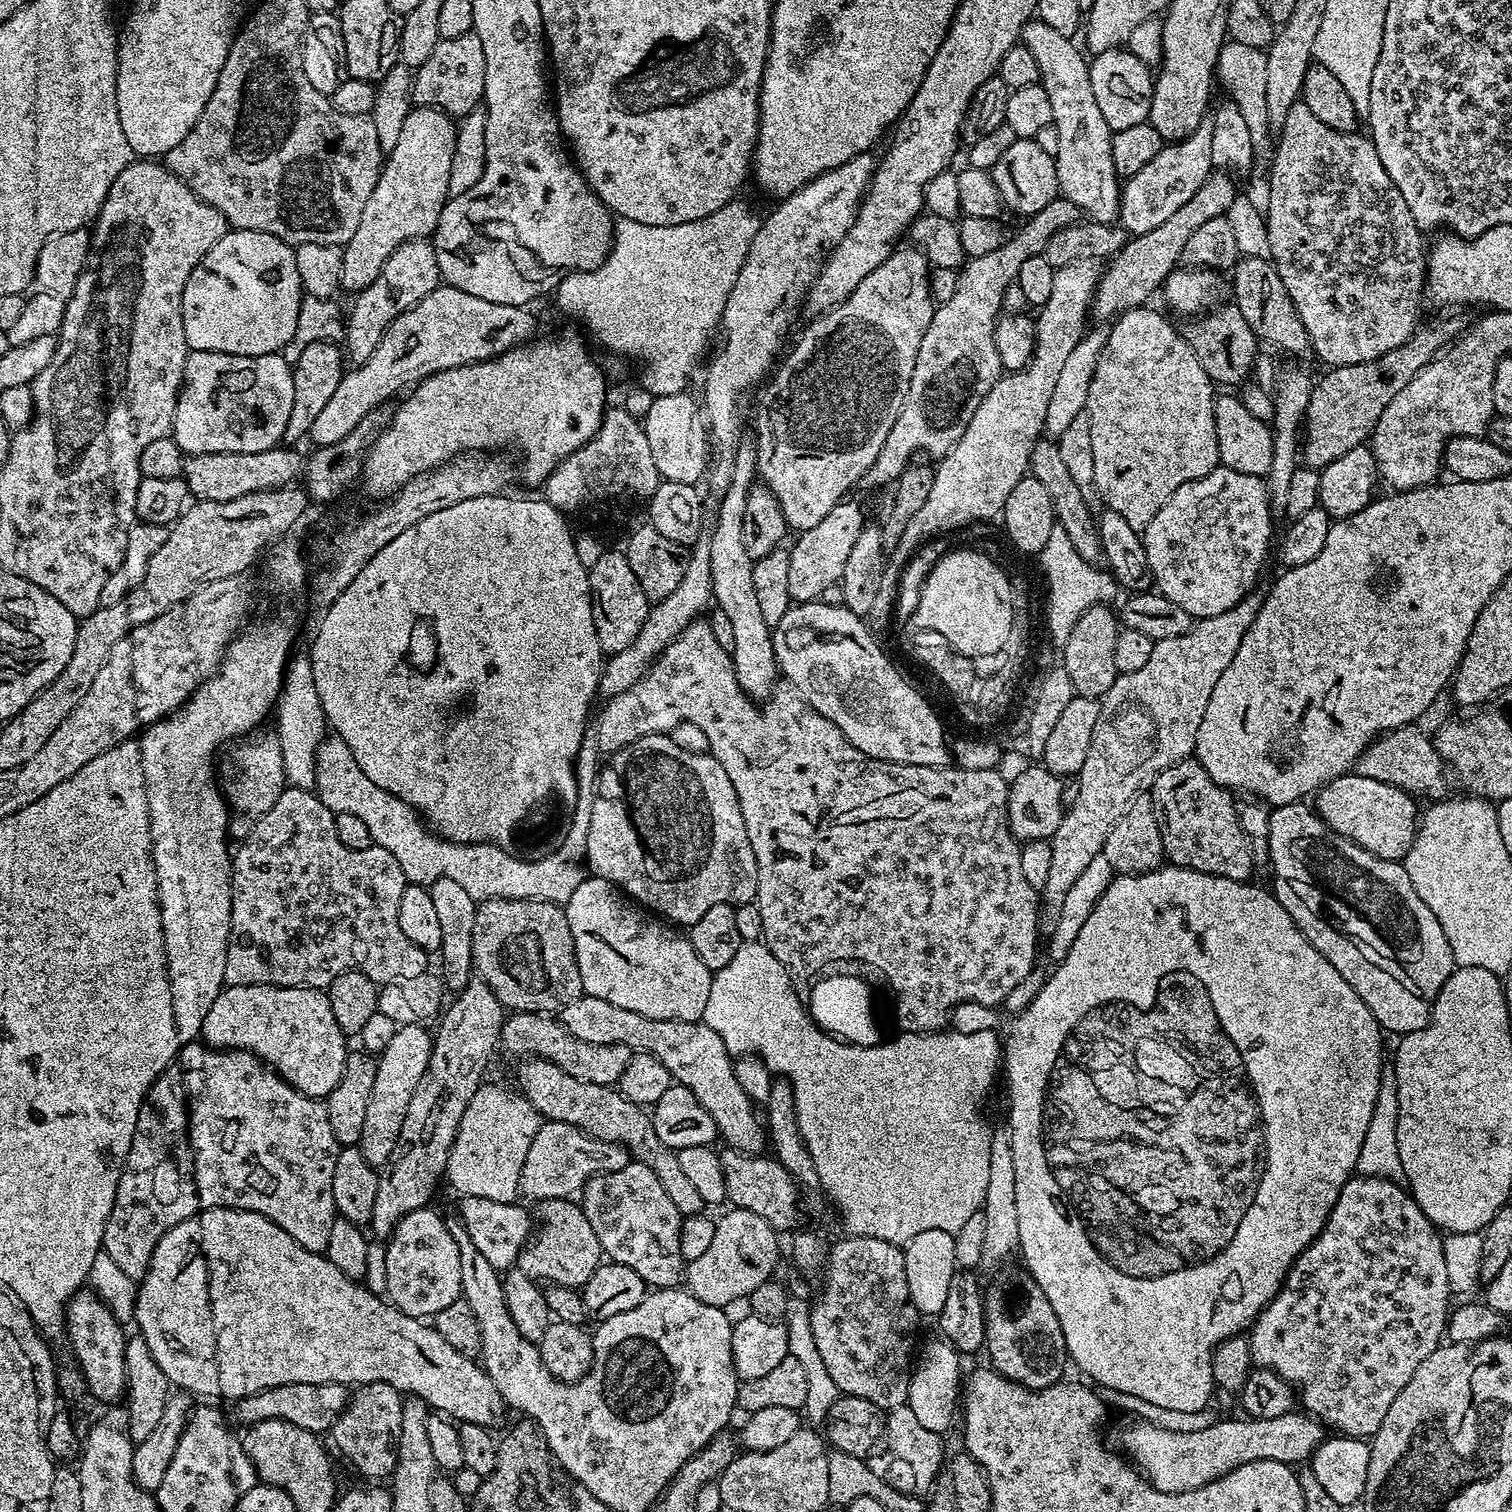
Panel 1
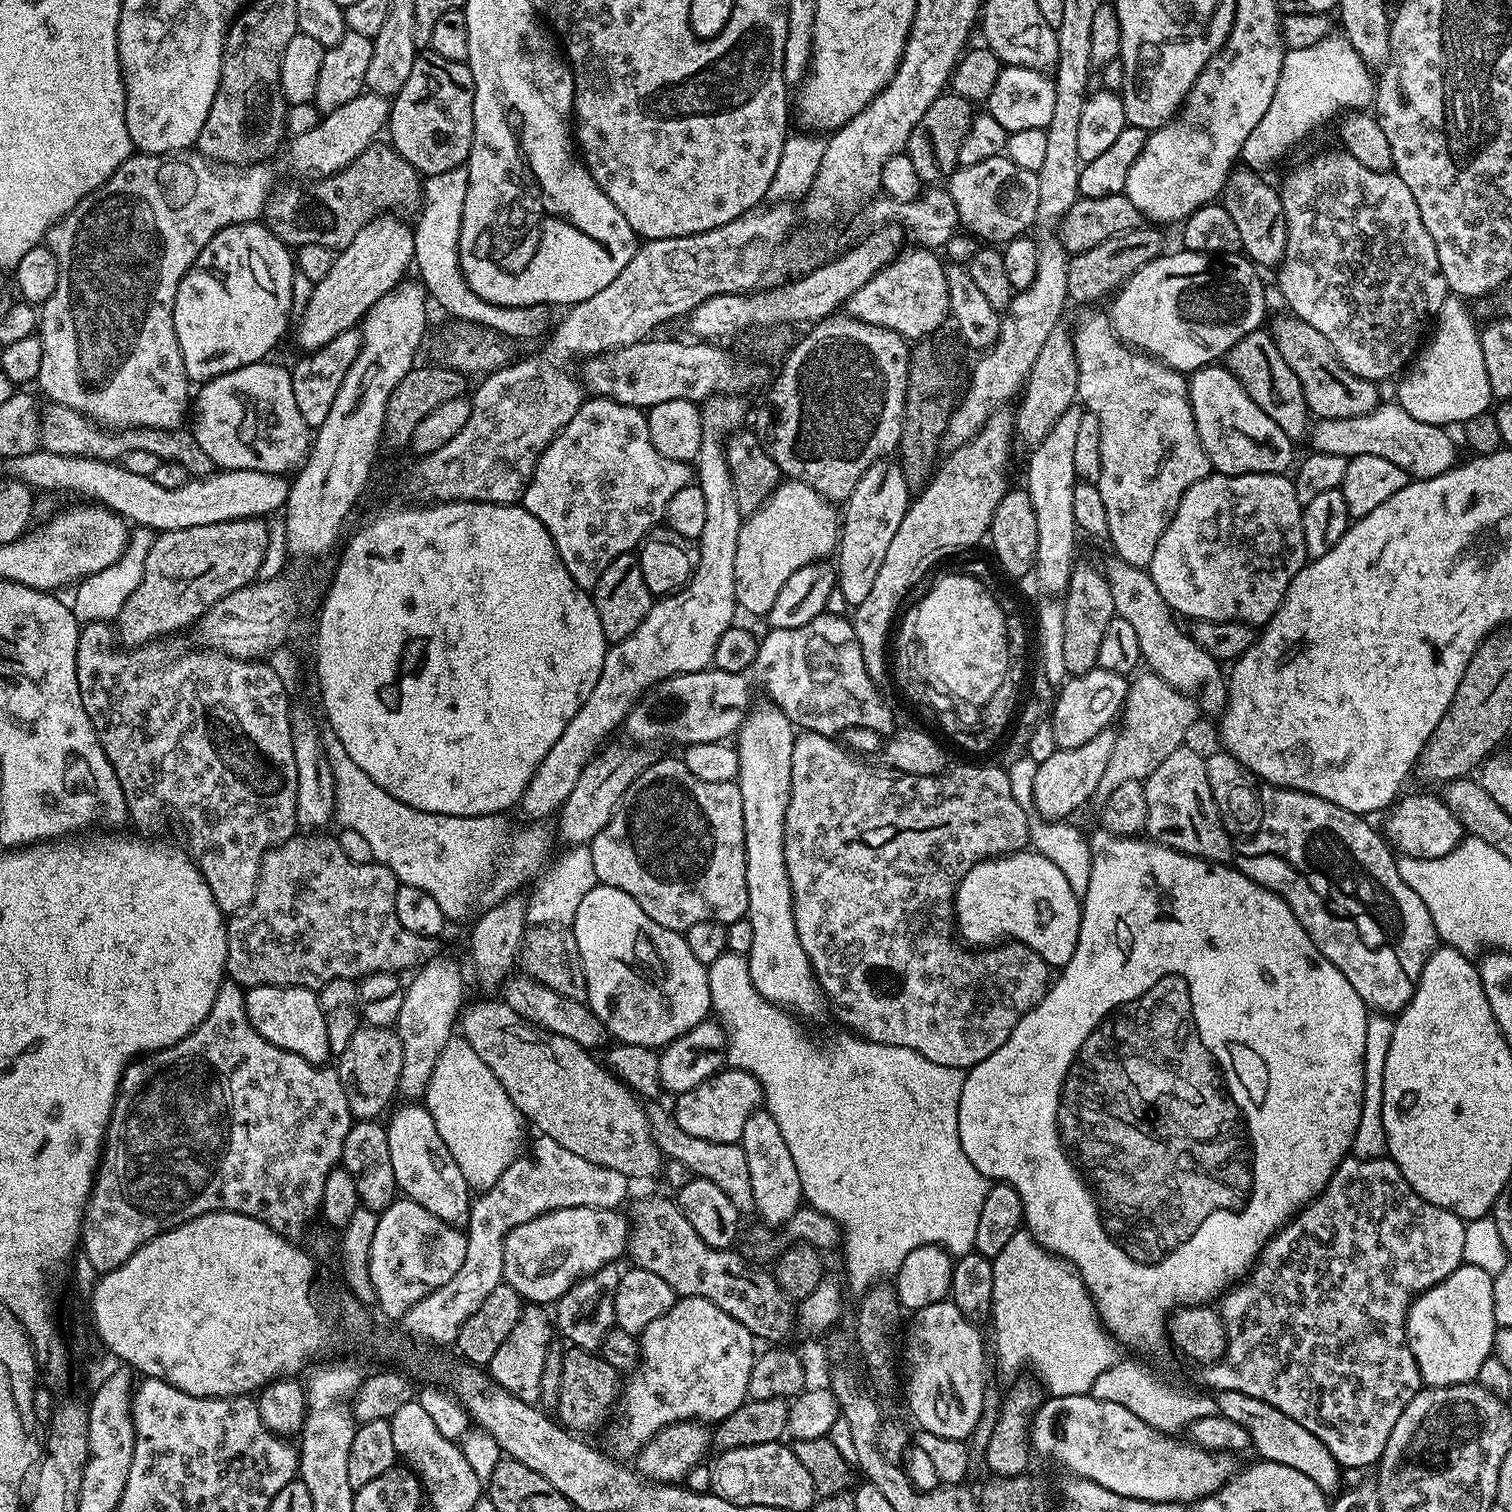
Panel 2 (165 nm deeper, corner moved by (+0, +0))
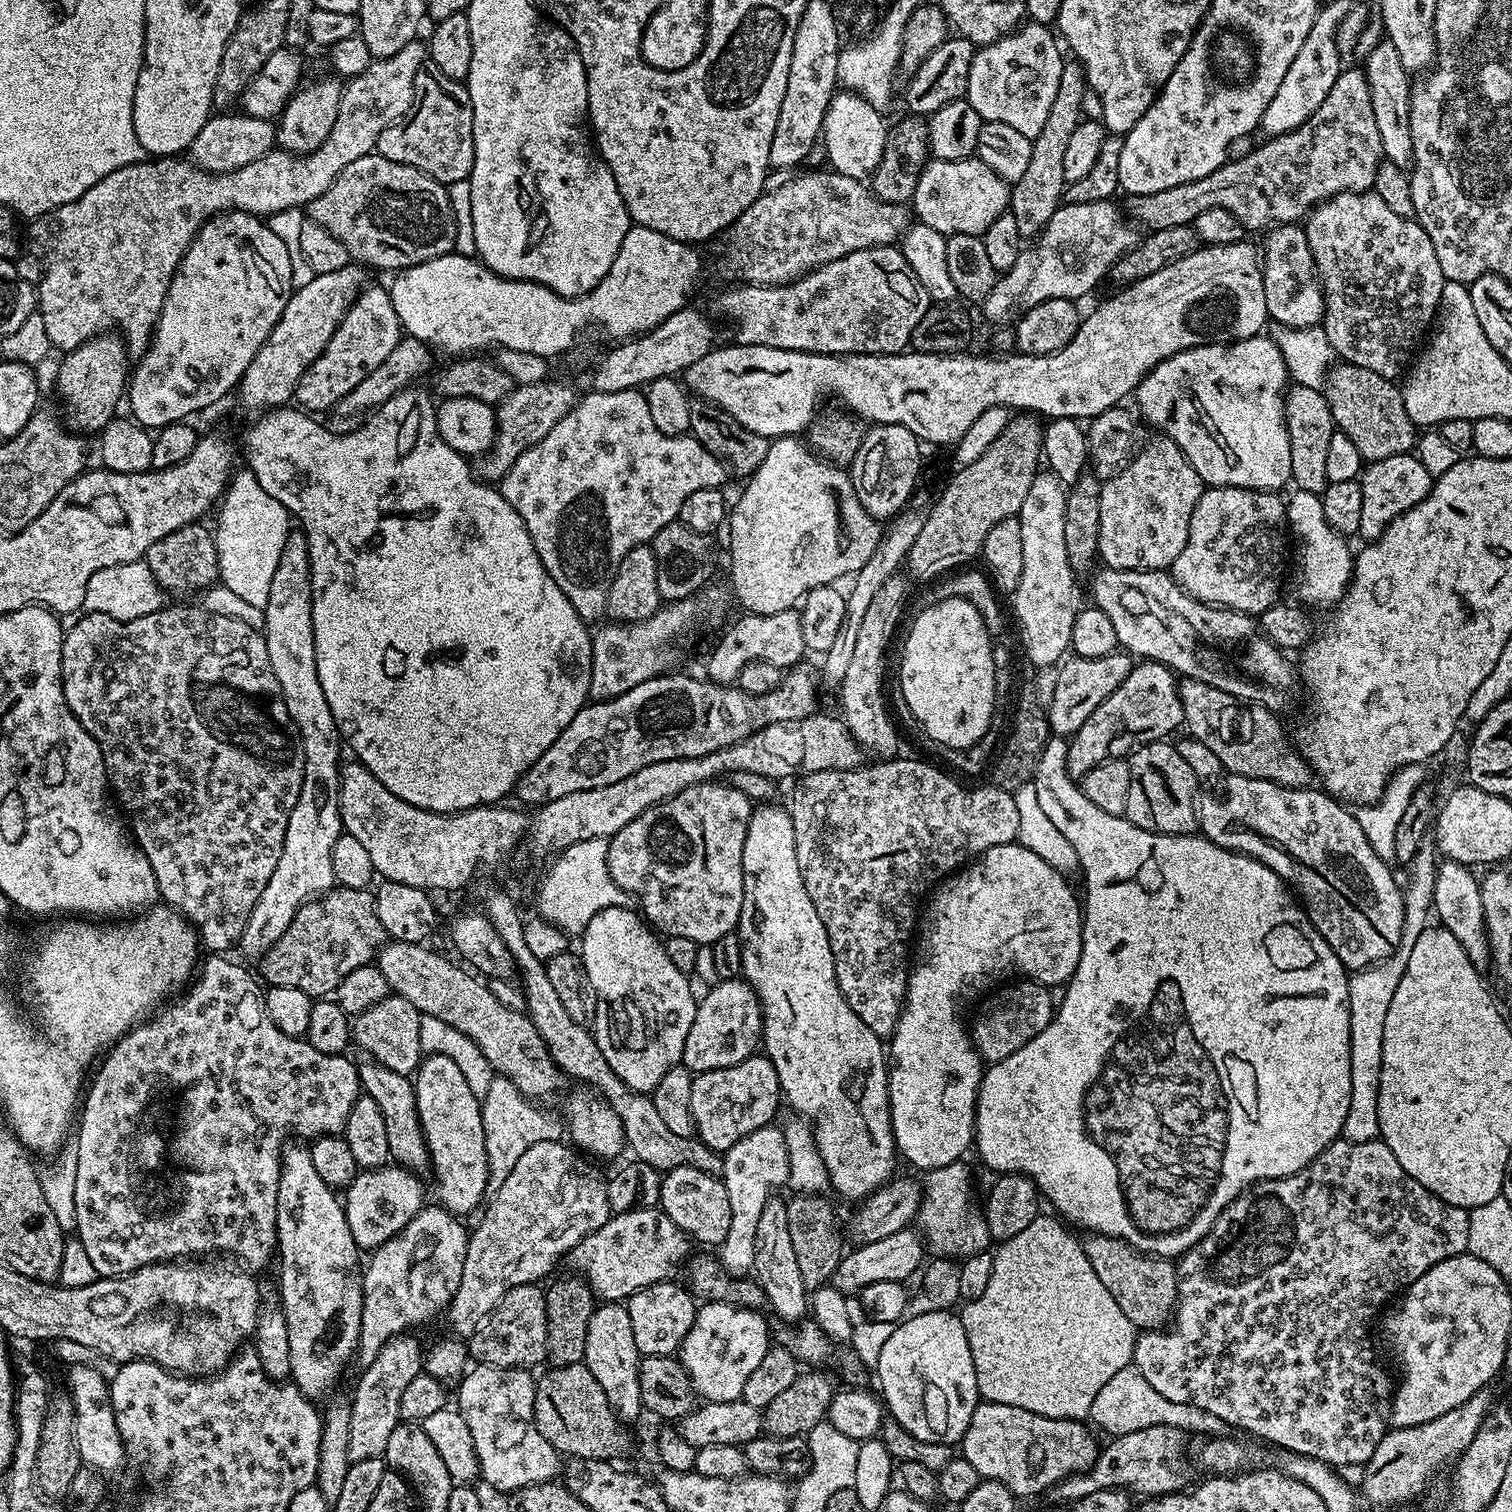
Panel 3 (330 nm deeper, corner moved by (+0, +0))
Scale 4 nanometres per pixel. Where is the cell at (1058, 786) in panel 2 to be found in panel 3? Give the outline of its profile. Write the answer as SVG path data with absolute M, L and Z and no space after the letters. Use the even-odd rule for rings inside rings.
M1155 662L1137 663L1130 674L1126 674L1126 682L1122 682L1122 686L1118 686L1118 690L1114 690L1114 694L1110 694L1110 698L1106 698L1106 702L1102 702L1102 706L1098 706L1098 710L1094 710L1090 718L1086 718L1076 735L1068 740L1068 774L1073 778L1082 777L1102 762L1127 757L1143 744L1153 744L1156 740L1171 737L1171 732L1183 724L1180 690L1172 669Z

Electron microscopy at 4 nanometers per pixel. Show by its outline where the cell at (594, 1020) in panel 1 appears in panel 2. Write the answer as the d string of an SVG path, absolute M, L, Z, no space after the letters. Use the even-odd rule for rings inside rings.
M527 974L520 976L509 975L502 985L503 1003L514 1010L514 1014L526 1021L528 1024L538 1026L550 1034L558 1034L562 1038L570 1038L570 1042L578 1042L578 1046L589 1050L596 1050L603 1040L606 1040L606 1033L603 1022L592 1013L583 1000L566 998L558 994L558 990L550 990L550 986L542 986L542 982L532 979Z

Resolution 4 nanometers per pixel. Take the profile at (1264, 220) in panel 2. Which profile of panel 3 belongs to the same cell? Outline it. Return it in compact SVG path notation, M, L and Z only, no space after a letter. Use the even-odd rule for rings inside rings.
M1299 223L1278 224L1263 237L1262 267L1266 310L1282 328L1314 328L1324 319L1324 292L1316 274L1308 239Z

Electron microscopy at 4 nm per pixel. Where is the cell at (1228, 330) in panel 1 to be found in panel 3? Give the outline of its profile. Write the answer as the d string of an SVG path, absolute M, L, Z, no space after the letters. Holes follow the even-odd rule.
M1292 384L1284 395L1284 417L1290 434L1290 470L1291 483L1299 491L1323 493L1327 486L1326 458L1330 438L1338 431L1334 418L1330 414L1328 400L1323 391L1310 386Z

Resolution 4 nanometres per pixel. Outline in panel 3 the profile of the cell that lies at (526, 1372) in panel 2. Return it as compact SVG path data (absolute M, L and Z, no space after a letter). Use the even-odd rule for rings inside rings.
M476 1364L465 1371L454 1392L458 1411L470 1428L470 1437L474 1442L474 1453L477 1455L479 1479L485 1480L496 1492L511 1494L531 1484L547 1484L555 1481L562 1472L562 1457L542 1434L538 1434L532 1420L534 1414L534 1390L536 1380L528 1368L499 1368L489 1364Z

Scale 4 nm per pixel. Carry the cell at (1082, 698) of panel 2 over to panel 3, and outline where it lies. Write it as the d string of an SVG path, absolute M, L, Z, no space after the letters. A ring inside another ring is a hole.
M1123 650L1111 652L1102 658L1082 658L1073 655L1065 659L1059 665L1060 673L1054 698L1046 707L1051 731L1065 738L1075 736L1082 722L1086 722L1086 718L1090 718L1090 714L1094 714L1094 710L1098 710L1098 706L1102 706L1102 702L1106 702L1106 698L1110 698L1110 694L1114 694L1114 690L1122 686L1122 682L1126 682L1126 674L1130 674L1132 667L1133 657Z

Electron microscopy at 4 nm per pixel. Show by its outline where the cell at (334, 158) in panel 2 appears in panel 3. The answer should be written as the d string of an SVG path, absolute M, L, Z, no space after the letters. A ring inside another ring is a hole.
M414 39L406 46L402 46L402 50L398 50L396 54L373 59L372 64L366 66L366 70L362 70L360 76L351 77L344 84L342 102L338 106L338 122L334 122L334 130L330 130L326 142L322 142L322 146L318 146L318 150L303 154L273 150L267 152L262 158L258 158L258 162L250 162L250 166L242 166L233 172L203 172L201 168L197 168L195 164L184 158L148 158L139 164L131 164L122 170L114 170L114 174L106 174L106 178L102 178L102 182L90 186L90 190L86 190L86 194L82 194L82 198L78 198L74 202L66 202L46 214L35 217L29 223L32 225L28 228L27 251L31 255L37 256L42 265L42 275L38 285L38 311L42 314L42 322L46 322L46 334L50 338L52 348L56 350L61 348L61 353L67 354L73 348L85 344L91 336L98 336L101 332L107 332L113 327L111 324L116 324L117 329L115 328L115 331L122 337L128 349L129 357L139 358L143 356L144 351L148 349L149 344L152 342L152 334L155 332L156 324L160 320L162 306L166 302L168 287L174 278L180 259L186 254L186 250L192 244L192 240L198 234L201 226L211 220L213 216L219 216L221 212L249 212L251 216L269 218L275 215L276 212L284 211L287 208L303 209L311 200L318 198L335 182L338 174L342 174L342 170L346 170L346 166L350 166L350 162L358 162L358 158L369 155L375 149L378 138L386 126L390 126L396 120L401 120L410 110L414 98L414 78L418 74L420 65L425 63L425 60L425 45L419 39Z

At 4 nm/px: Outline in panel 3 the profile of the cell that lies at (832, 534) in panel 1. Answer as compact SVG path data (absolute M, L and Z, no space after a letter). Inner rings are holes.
M796 608L778 610L778 614L744 614L724 632L724 637L716 644L716 649L708 656L707 679L714 684L735 685L740 678L742 666L755 660L770 662L782 670L799 665L806 656L802 638L802 622Z

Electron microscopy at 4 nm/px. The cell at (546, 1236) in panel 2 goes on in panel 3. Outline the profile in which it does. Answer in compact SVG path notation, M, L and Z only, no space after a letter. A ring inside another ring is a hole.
M659 1207L639 1208L633 1212L617 1212L609 1216L602 1227L582 1238L582 1242L572 1248L566 1257L566 1264L572 1267L569 1269L573 1273L587 1281L596 1298L604 1302L624 1302L646 1286L671 1281L679 1272L681 1275L690 1259L688 1244L690 1245L690 1237L678 1226L674 1226L674 1222L670 1222L668 1215L660 1211Z

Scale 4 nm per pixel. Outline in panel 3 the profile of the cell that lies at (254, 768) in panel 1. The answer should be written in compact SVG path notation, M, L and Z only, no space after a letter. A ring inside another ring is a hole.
M165 606L154 614L146 614L133 620L115 620L97 612L89 612L80 618L81 620L73 628L69 627L64 634L60 680L64 684L66 702L80 725L100 744L111 791L123 815L130 821L130 831L146 854L150 870L154 870L159 899L167 907L179 912L196 929L199 943L203 947L205 944L209 953L227 953L227 948L235 949L239 945L246 922L262 890L266 890L266 882L270 882L270 874L274 874L278 858L282 858L286 826L290 822L294 802L298 802L304 777L304 762L299 753L300 742L296 724L290 718L290 710L286 710L282 686L278 686L278 678L274 678L274 670L270 670L270 658L266 654L266 642L262 632L251 629L233 616L225 618L222 614L208 612L203 606Z

